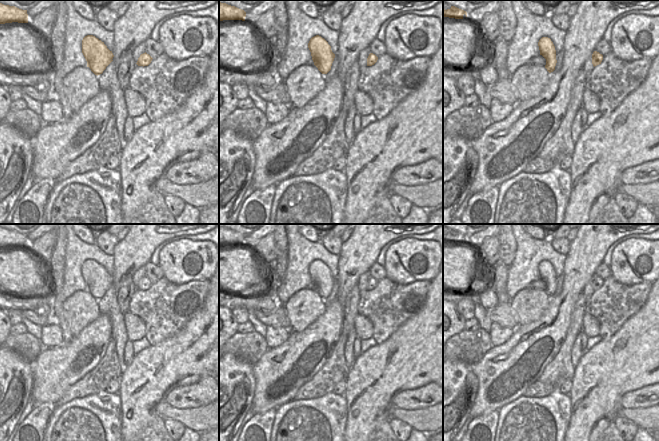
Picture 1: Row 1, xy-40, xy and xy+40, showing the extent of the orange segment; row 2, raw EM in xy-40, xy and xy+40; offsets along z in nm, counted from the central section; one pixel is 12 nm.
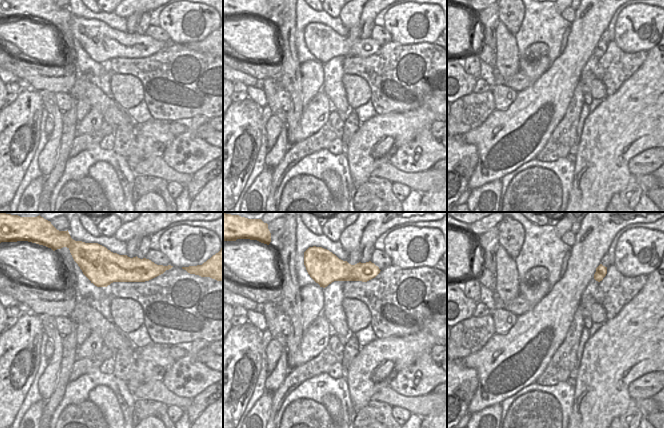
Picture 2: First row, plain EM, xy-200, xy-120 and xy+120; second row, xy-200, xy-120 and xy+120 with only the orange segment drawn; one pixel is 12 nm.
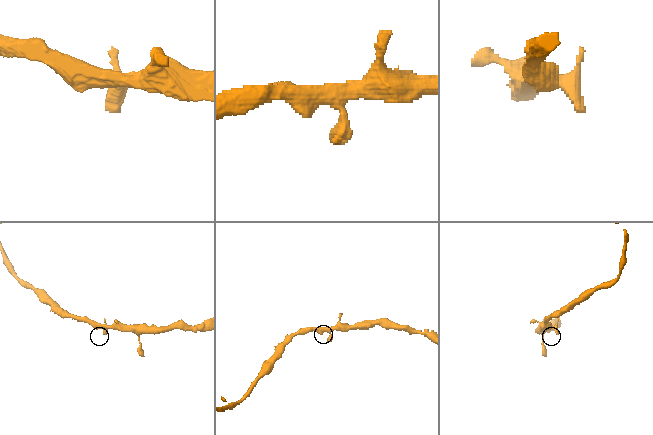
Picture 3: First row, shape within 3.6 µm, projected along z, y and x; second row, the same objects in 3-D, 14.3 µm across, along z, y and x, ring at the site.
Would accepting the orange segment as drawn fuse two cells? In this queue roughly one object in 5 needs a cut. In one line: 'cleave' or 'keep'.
keep

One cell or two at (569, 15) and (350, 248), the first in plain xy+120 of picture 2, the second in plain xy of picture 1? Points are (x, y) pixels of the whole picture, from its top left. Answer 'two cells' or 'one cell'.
two cells

